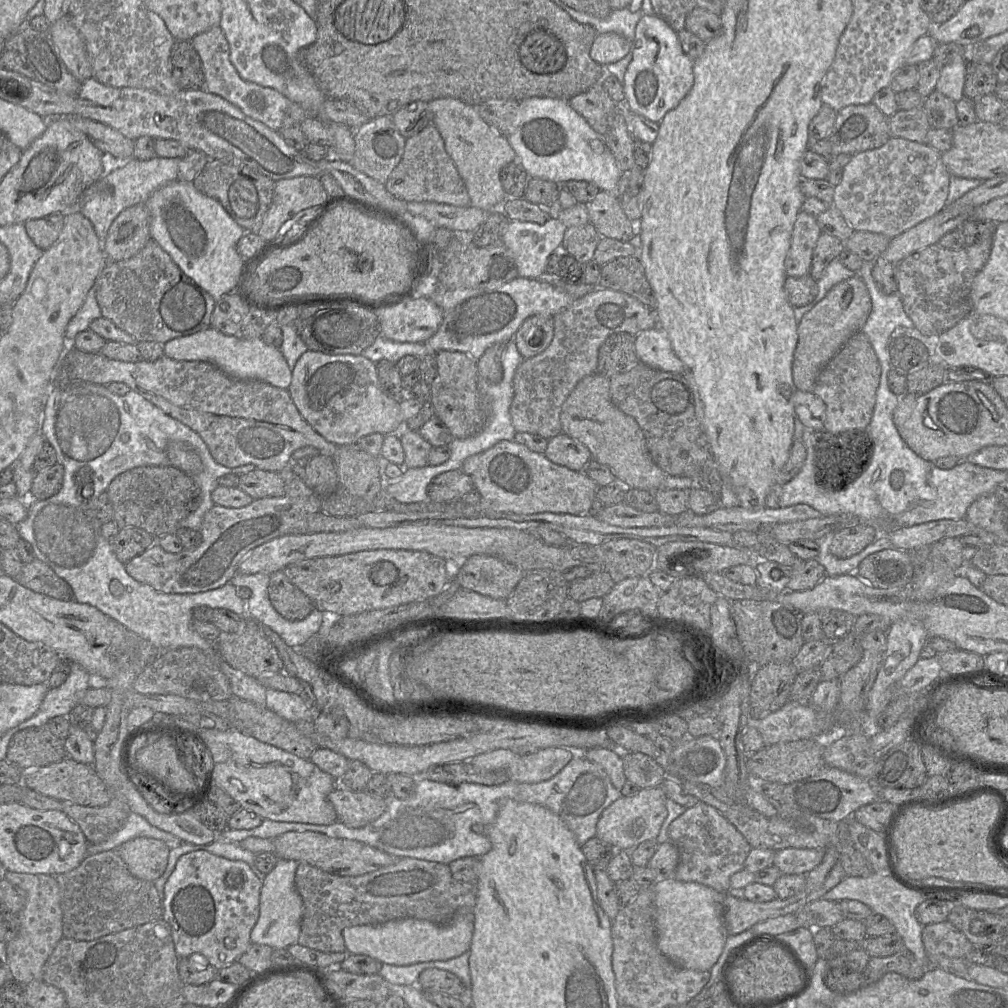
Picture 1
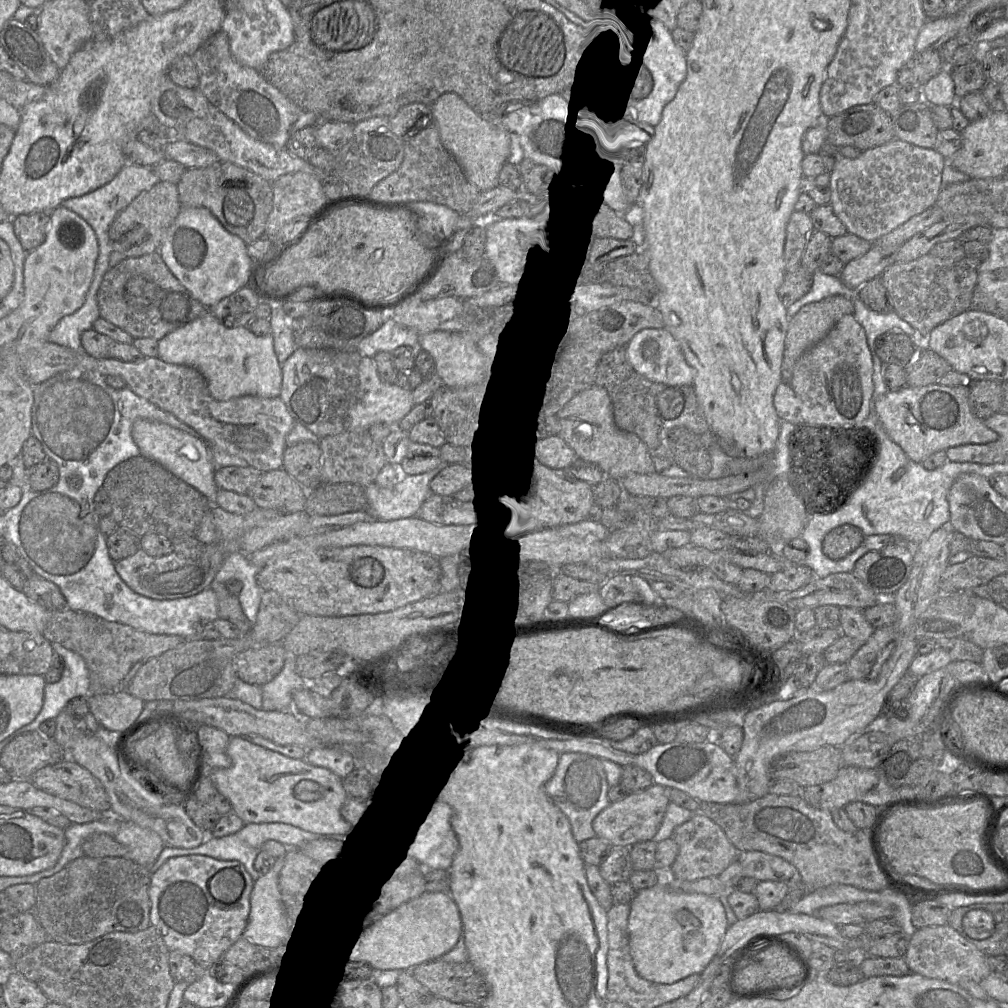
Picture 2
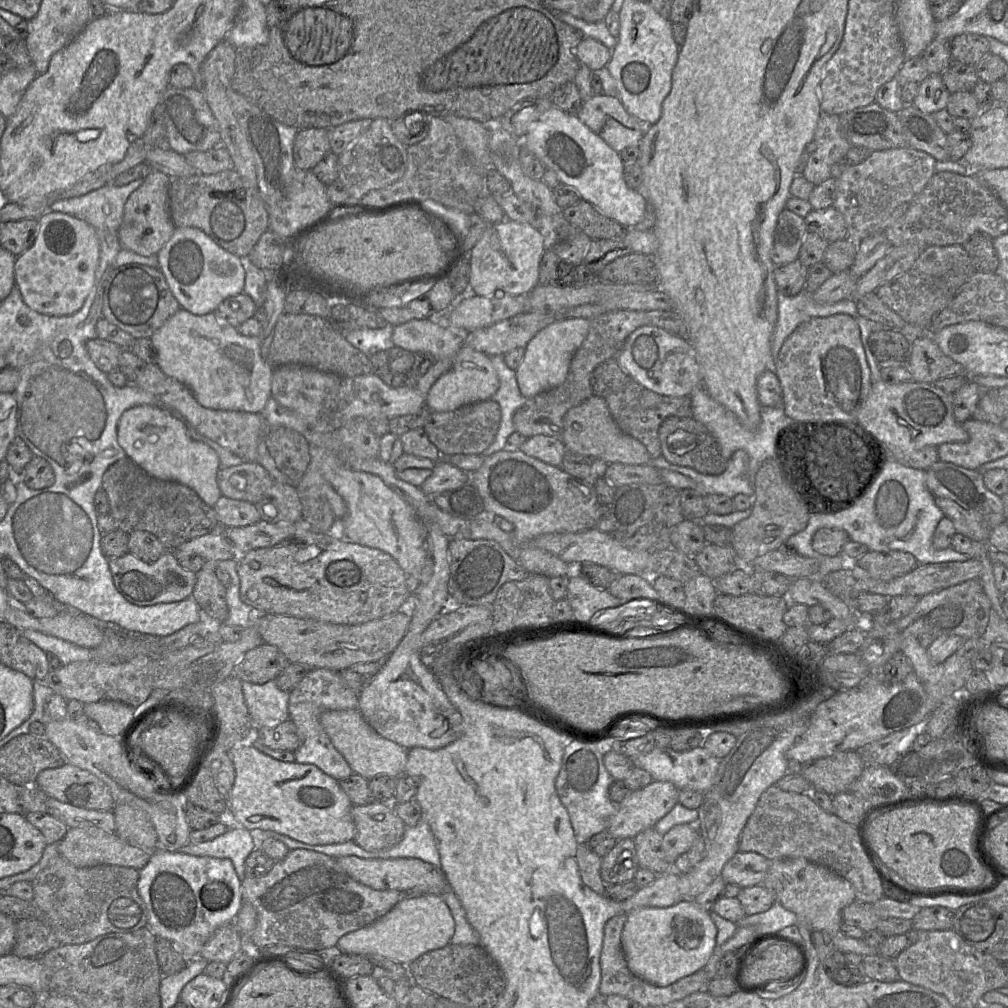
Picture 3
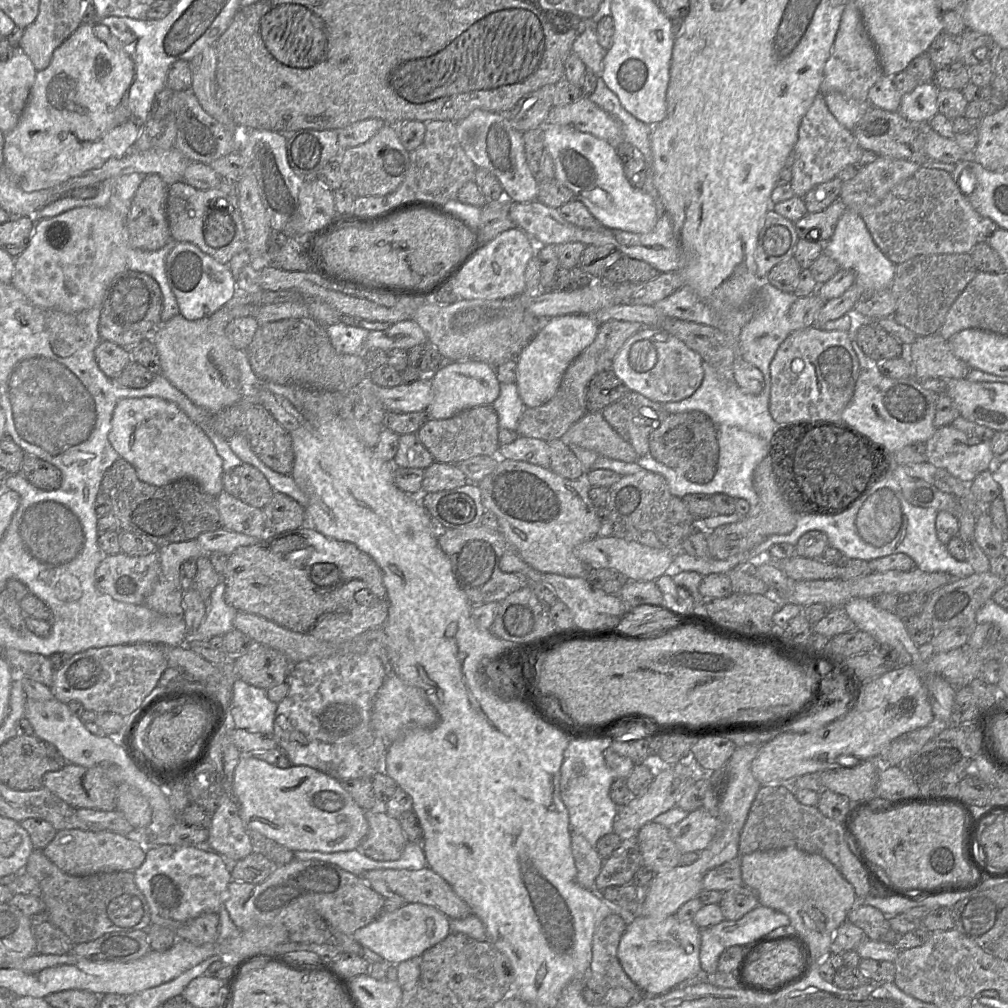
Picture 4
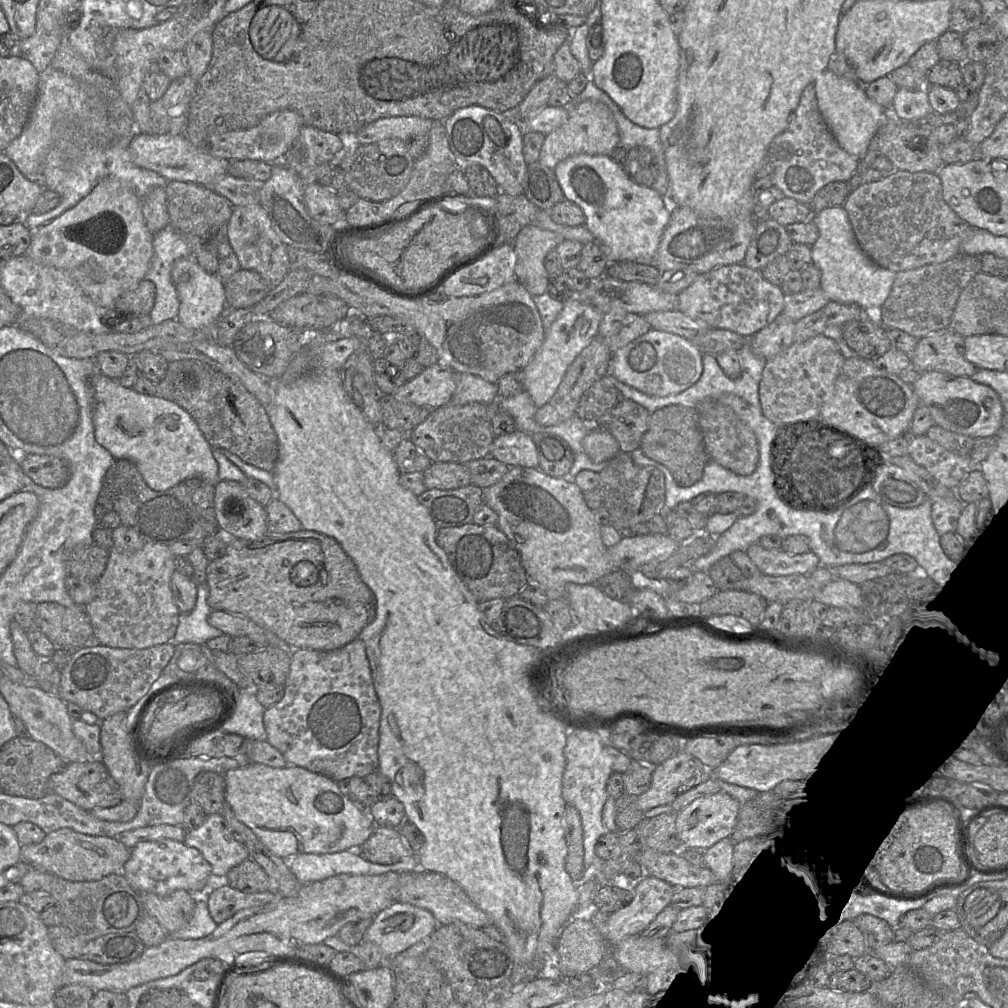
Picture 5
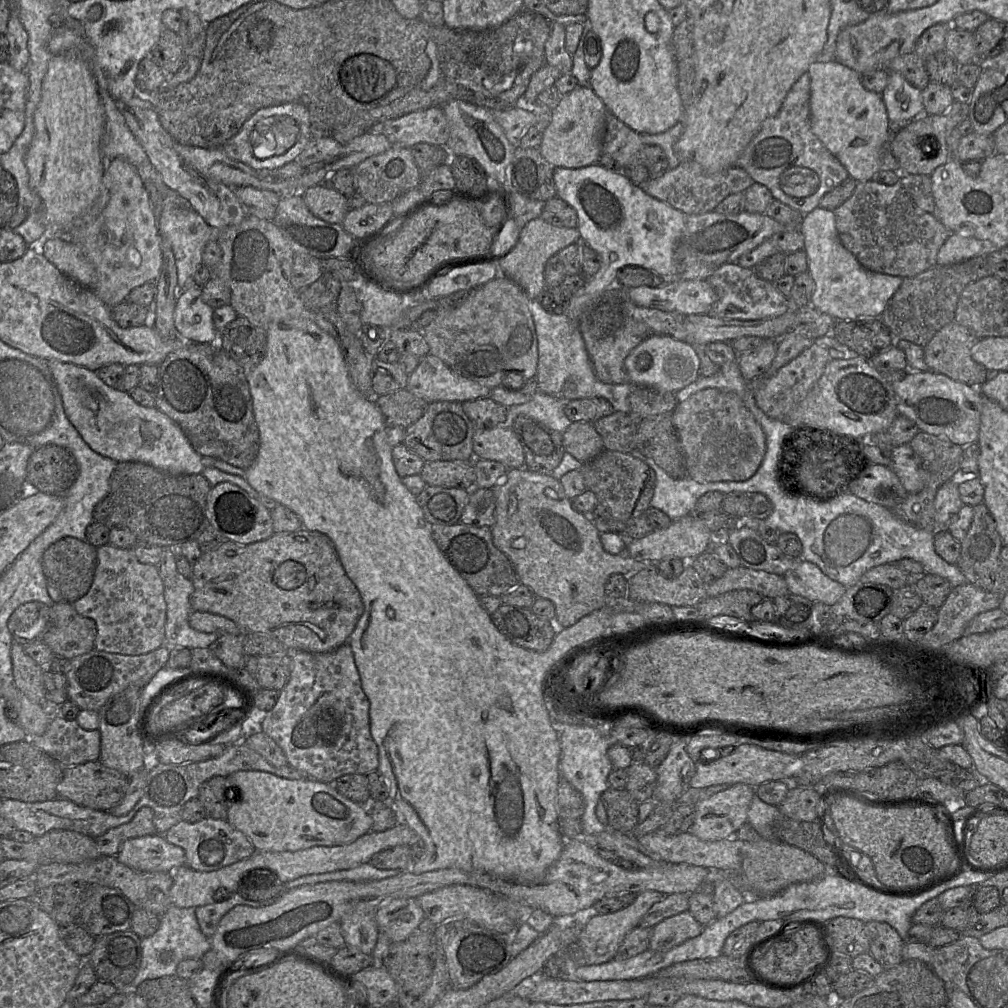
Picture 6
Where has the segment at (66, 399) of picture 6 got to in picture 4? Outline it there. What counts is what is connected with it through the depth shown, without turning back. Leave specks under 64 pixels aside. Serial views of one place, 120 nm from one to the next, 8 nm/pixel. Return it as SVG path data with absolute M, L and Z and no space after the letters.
M147 396L120 399L112 414L108 440L119 456L133 466L138 478L143 482L162 486L180 479L191 479L215 497L223 490L222 458L203 429L173 402Z

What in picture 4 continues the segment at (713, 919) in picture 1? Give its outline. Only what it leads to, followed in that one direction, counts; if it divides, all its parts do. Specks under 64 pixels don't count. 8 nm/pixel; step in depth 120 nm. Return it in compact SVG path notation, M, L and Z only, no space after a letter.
M675 915L662 920L647 917L628 919L625 931L617 947L617 959L627 976L645 994L652 997L673 990L682 981L697 975L701 971L700 965L701 929L692 922L680 921Z

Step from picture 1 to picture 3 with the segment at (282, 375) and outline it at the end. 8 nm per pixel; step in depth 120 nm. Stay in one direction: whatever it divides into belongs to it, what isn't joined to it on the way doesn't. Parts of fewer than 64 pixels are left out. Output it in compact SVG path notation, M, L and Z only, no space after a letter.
M179 309L174 315L172 315L160 328L158 328L150 337L150 340L157 351L157 364L159 368L167 375L170 376L185 386L187 386L193 393L197 402L205 407L215 410L229 410L229 411L243 411L251 413L259 413L265 407L268 399L272 396L272 376L274 367L270 362L261 355L262 342L267 336L264 334L263 326L262 331L258 336L247 337L240 334L236 327L233 327L225 322L219 320L213 312L204 315L195 315L188 312L185 309Z

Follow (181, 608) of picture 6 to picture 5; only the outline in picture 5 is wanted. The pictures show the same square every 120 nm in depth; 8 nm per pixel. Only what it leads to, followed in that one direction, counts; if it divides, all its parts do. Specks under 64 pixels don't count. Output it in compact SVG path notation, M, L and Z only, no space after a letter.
M198 584L195 607L189 613L180 613L173 643L205 644L212 638L224 635L222 631L208 623L208 616L212 612L207 603L208 595L207 584Z

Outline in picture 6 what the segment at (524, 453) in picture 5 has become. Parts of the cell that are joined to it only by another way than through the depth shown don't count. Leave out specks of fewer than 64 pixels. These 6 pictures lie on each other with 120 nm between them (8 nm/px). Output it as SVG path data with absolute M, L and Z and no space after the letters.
M508 425L476 429L473 435L473 453L474 459L499 461L508 469L525 466L522 445Z

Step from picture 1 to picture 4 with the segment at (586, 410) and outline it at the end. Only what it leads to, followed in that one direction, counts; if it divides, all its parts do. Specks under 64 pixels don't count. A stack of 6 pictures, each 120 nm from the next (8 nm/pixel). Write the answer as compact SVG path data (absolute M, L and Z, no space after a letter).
M587 412L560 440L624 462L637 462L640 457L633 446L612 428L602 412Z

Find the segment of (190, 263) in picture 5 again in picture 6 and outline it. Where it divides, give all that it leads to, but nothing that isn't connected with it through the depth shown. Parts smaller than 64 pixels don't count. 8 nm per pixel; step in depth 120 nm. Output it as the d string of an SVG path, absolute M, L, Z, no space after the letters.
M191 283L175 303L174 325L179 336L199 343L215 344L218 332L213 324L214 309L201 298L202 287Z

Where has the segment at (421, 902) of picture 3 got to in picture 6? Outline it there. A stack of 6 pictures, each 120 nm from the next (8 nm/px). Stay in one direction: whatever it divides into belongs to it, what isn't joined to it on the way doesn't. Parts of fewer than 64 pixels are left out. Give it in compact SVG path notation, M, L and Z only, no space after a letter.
M417 898L393 899L375 910L379 931L384 932L391 942L405 940L424 918L425 913Z

